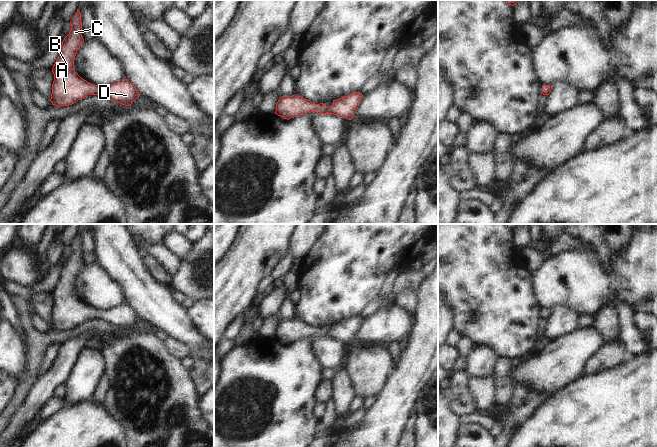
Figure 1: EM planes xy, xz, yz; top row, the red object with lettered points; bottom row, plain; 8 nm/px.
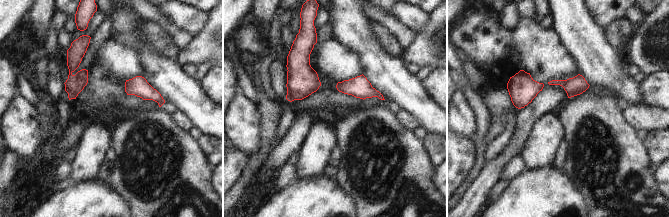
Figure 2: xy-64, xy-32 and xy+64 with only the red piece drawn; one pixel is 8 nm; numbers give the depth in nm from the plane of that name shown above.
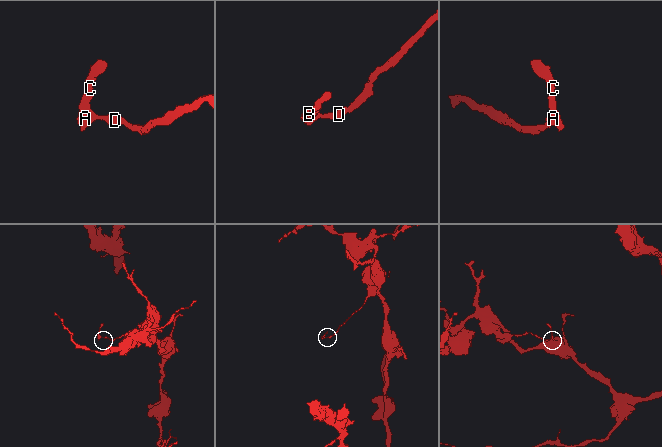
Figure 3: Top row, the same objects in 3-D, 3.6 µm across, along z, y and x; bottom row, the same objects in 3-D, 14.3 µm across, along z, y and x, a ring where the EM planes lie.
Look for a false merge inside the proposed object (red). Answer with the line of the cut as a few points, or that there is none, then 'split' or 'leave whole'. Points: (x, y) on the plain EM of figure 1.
no cut; leave whole

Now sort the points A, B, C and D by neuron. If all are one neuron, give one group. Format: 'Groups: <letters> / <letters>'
Groups: A B C D.

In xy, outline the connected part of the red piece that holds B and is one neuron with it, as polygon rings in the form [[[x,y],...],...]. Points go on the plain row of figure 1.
[[[79,233],[70,245],[71,254],[62,265],[60,278],[52,292],[54,305],[52,308],[51,327],[57,331],[69,330],[87,319],[103,319],[125,330],[131,330],[139,320],[137,313],[127,304],[102,311],[92,309],[81,302],[74,294],[76,277],[84,263],[81,258],[82,246]]]

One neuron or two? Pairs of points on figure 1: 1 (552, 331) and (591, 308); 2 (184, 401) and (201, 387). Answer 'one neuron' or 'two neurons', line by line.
1: two neurons
2: two neurons

